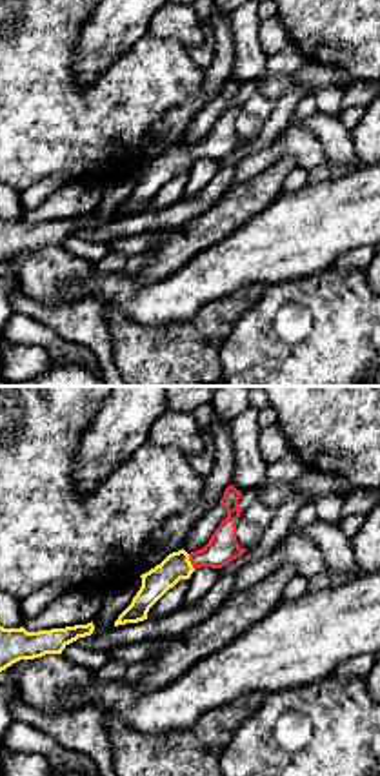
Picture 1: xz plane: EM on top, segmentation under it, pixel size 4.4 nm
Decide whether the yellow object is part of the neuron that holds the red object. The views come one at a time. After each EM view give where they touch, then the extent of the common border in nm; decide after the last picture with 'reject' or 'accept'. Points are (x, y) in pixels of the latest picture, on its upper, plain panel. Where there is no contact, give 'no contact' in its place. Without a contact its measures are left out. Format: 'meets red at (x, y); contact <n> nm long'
meets red at (190, 152); contact 80 nm long

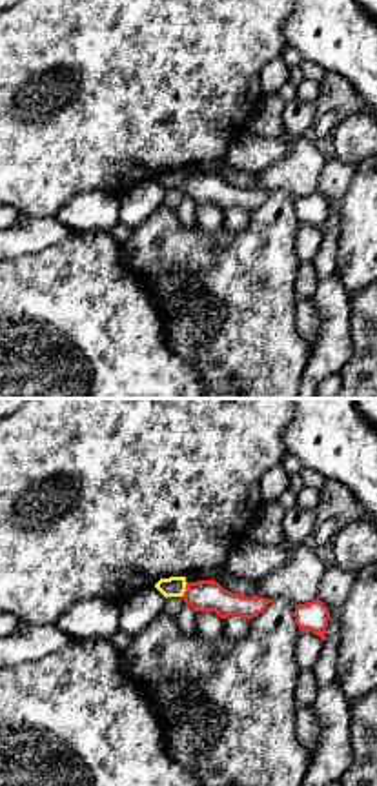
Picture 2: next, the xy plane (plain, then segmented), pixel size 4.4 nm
meets red at (186, 182); contact 70 nm long

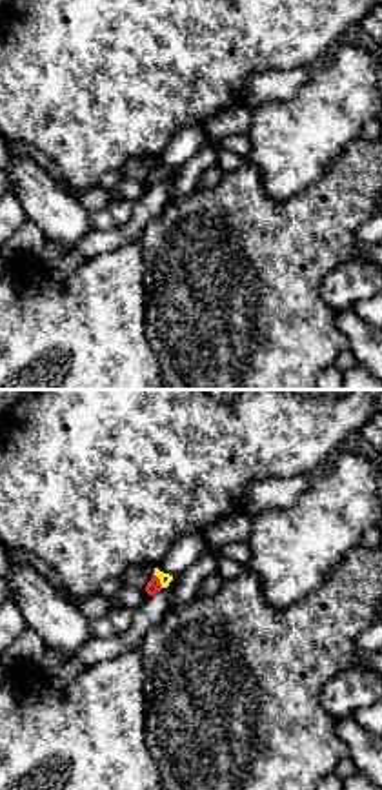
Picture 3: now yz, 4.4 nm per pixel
meets red at (159, 173); contact 80 nm long

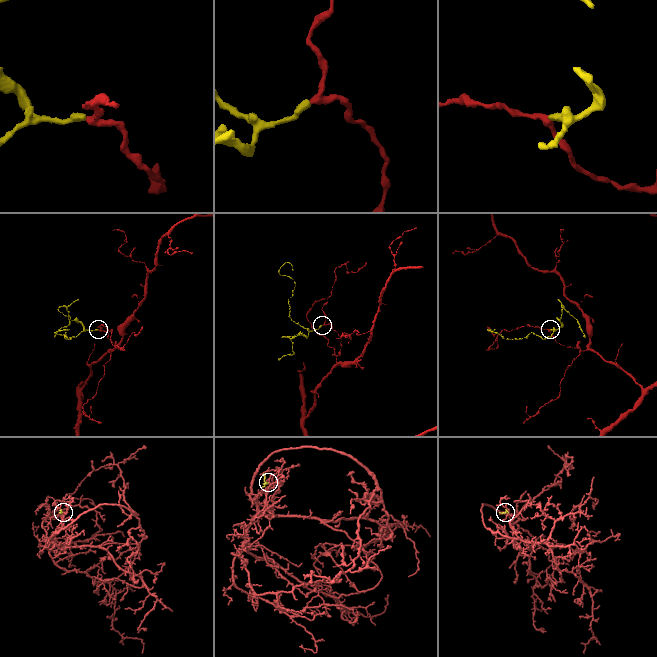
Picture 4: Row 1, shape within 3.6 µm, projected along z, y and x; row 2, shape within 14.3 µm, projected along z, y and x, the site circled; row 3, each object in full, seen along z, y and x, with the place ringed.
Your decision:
accept

